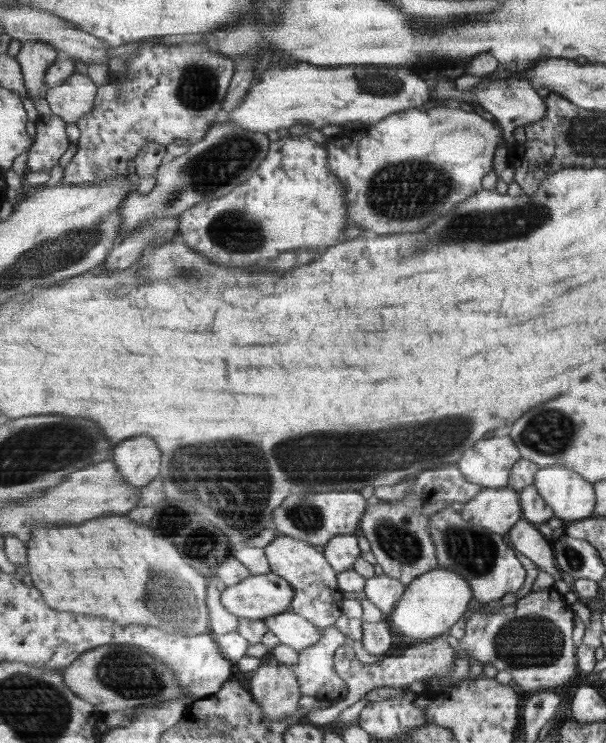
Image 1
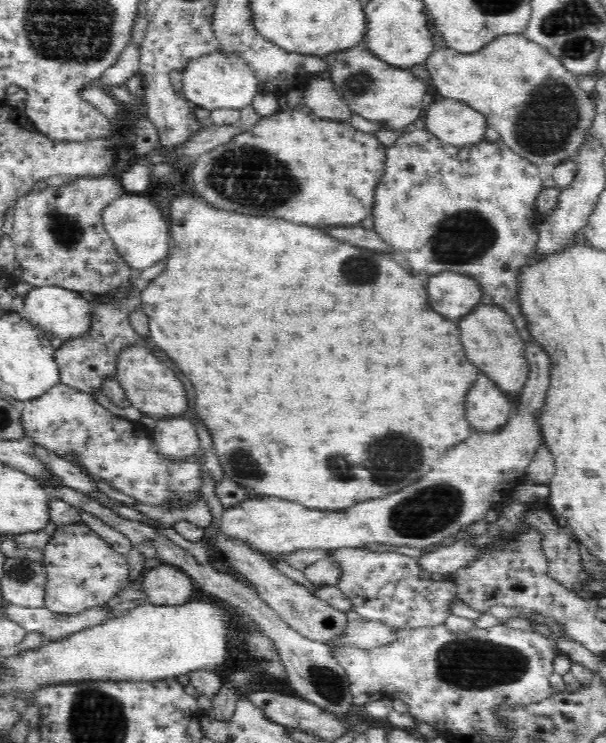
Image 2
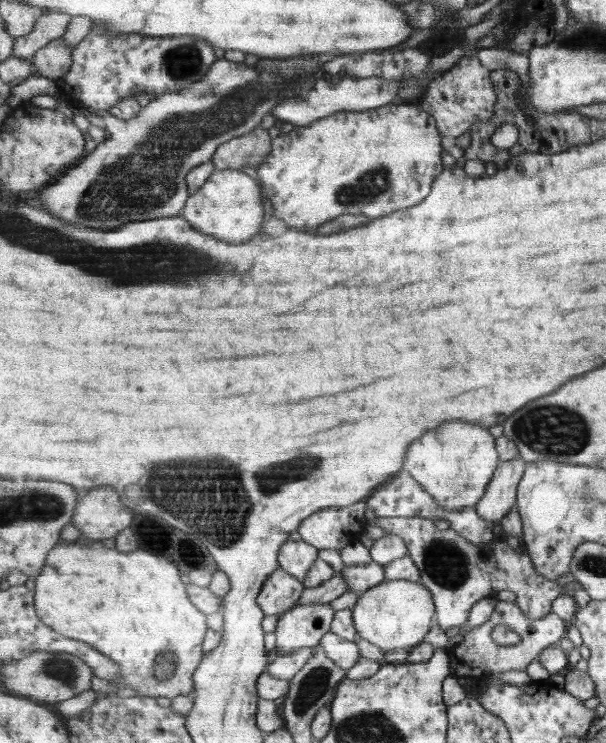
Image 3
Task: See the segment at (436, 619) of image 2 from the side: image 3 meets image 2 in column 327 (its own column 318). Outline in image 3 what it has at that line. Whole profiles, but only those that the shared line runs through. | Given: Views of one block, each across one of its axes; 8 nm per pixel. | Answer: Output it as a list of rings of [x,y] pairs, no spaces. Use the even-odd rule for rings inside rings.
[[[303,540],[288,541],[281,547],[278,555],[280,566],[305,582],[307,573],[311,572],[311,567],[315,566],[315,561],[319,558],[319,550]]]

